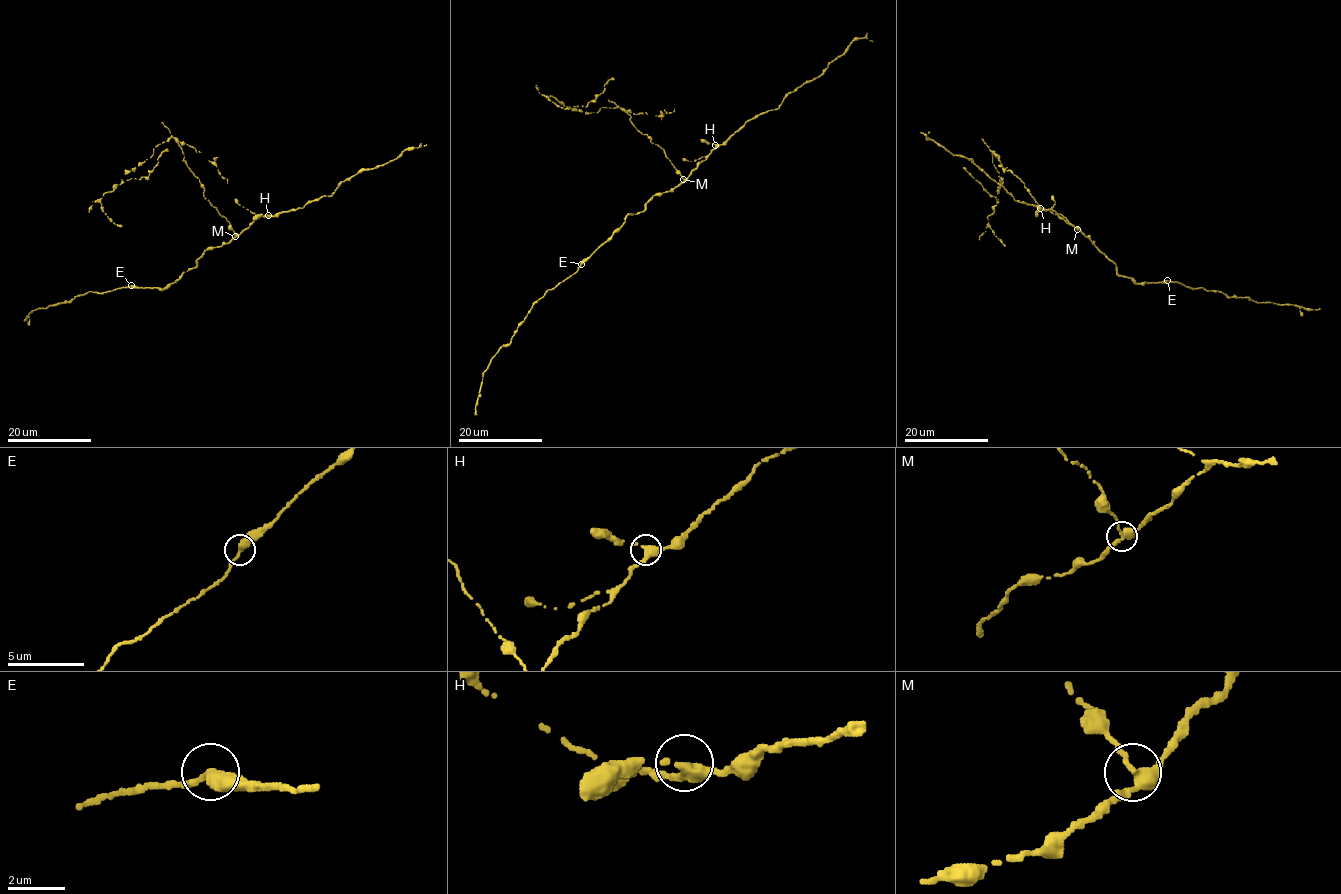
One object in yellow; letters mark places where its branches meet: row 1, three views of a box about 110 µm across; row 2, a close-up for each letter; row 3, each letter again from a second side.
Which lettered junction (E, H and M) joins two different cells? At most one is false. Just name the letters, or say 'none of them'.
M

